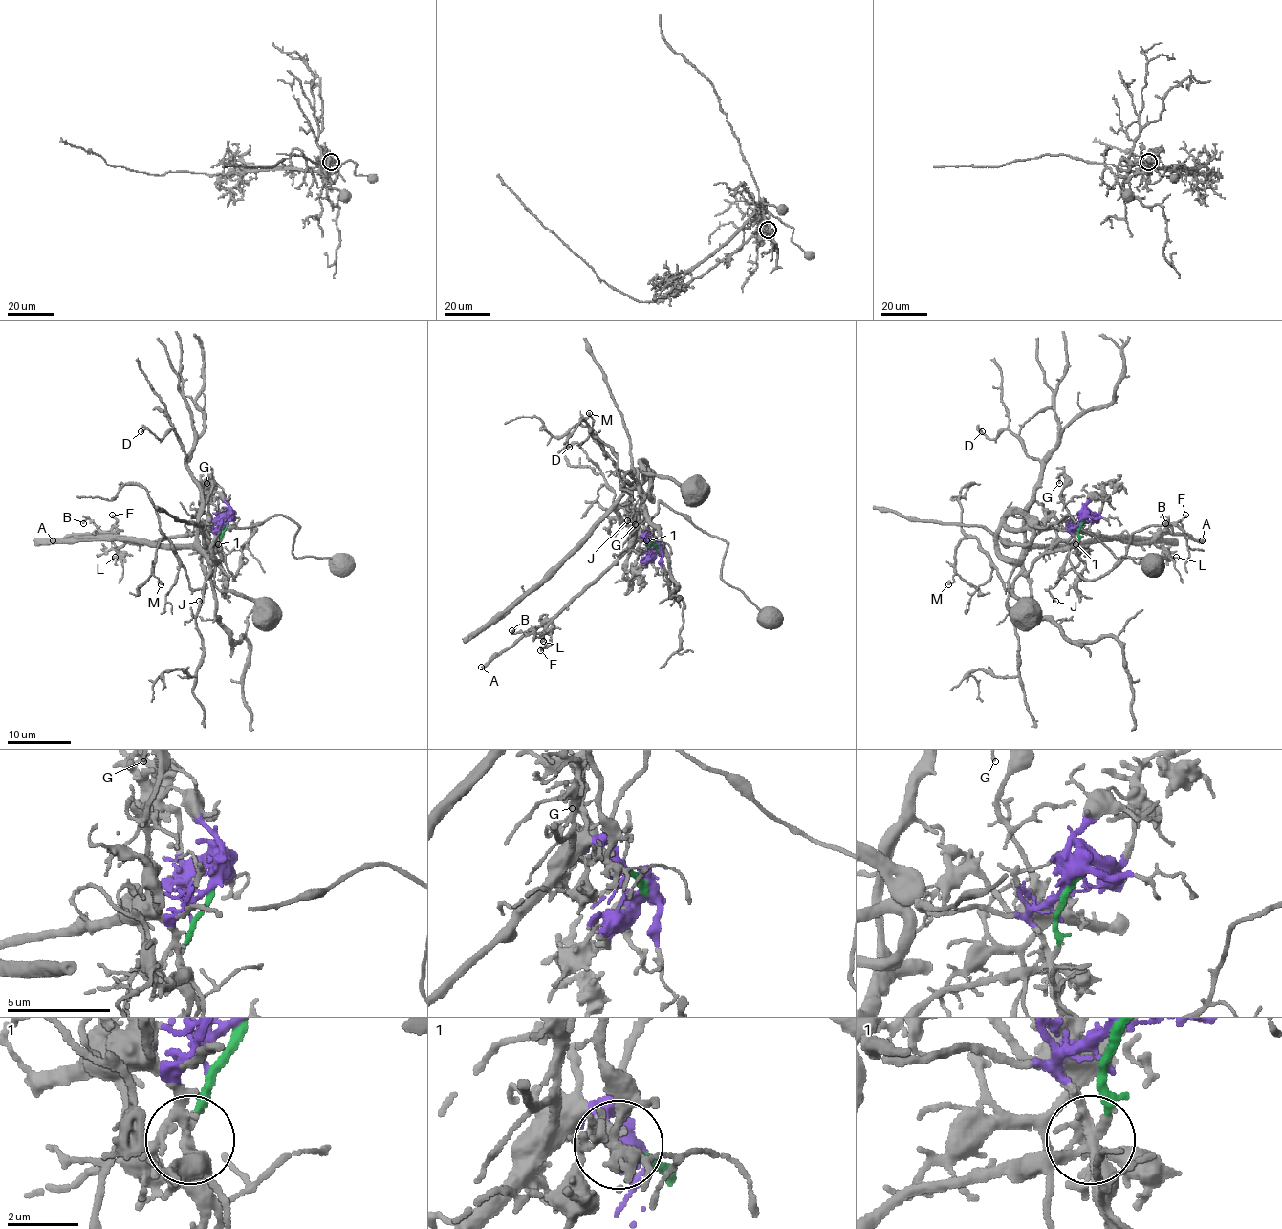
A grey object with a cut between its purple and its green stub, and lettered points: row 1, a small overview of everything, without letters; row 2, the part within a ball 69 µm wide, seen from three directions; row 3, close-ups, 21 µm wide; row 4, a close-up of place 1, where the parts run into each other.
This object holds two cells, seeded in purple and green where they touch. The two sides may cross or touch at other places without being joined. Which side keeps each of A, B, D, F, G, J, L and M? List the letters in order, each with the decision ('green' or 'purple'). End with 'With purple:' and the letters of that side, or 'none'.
A: purple
B: purple
D: green
F: purple
G: purple
J: purple
L: purple
M: green
With purple: A, B, F, G, J, L

